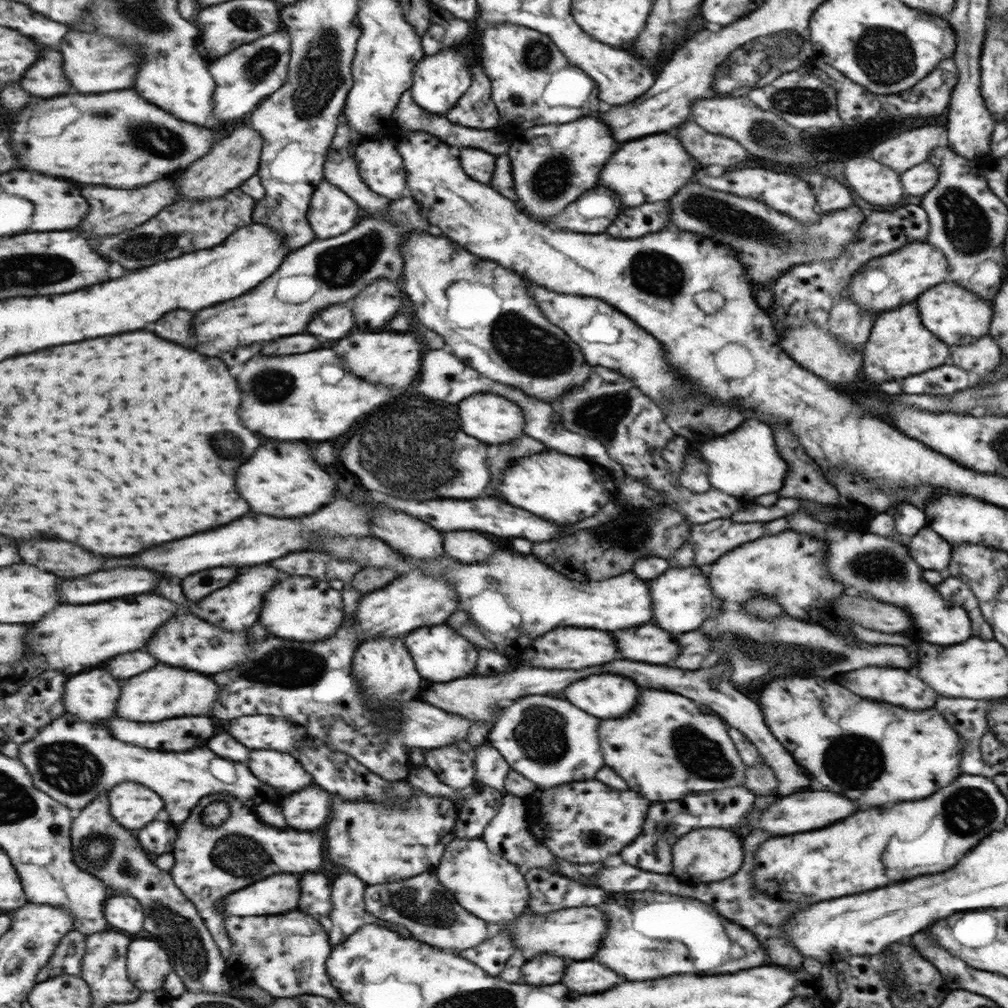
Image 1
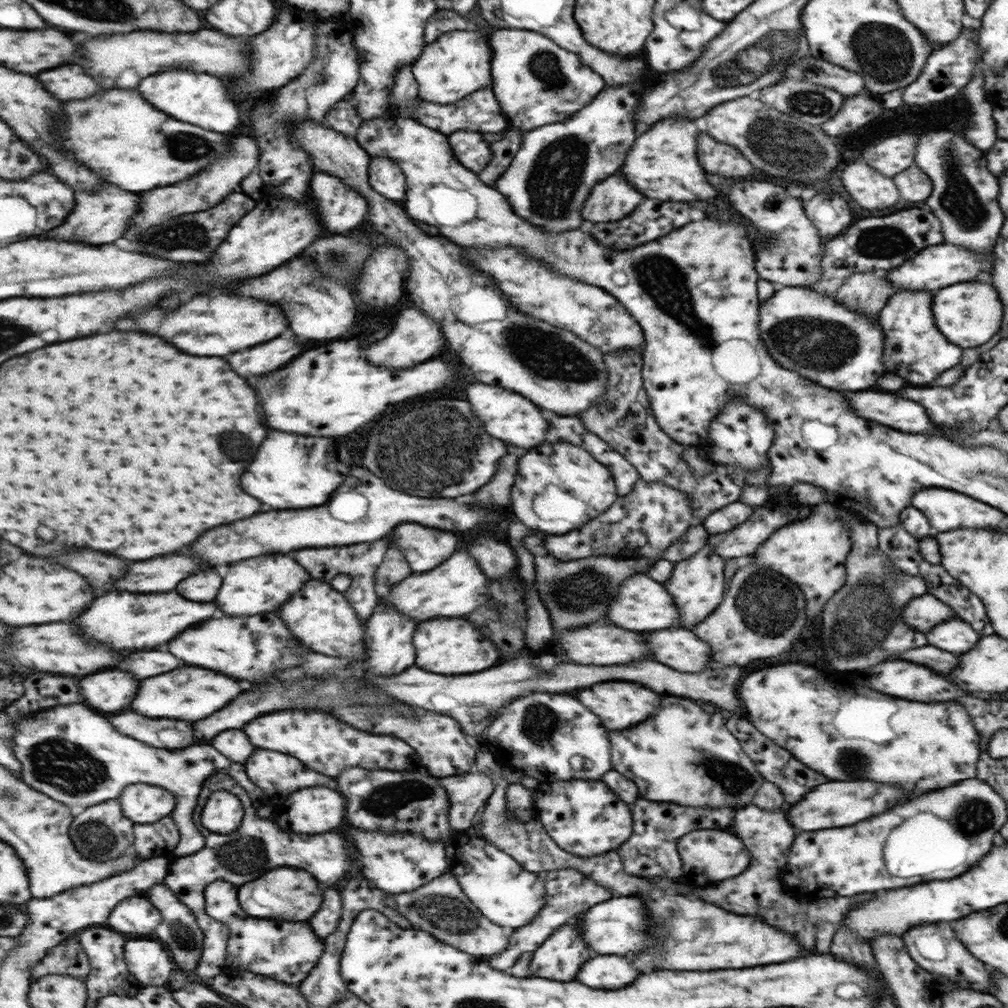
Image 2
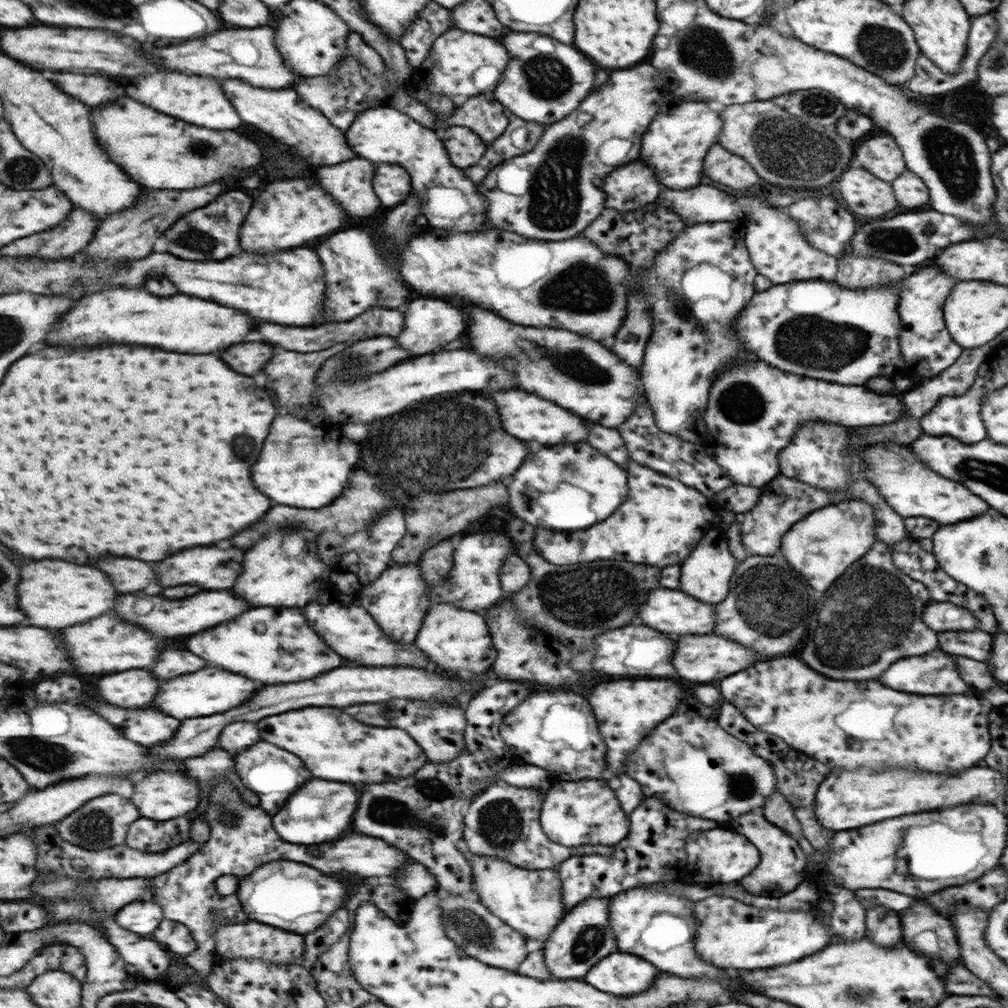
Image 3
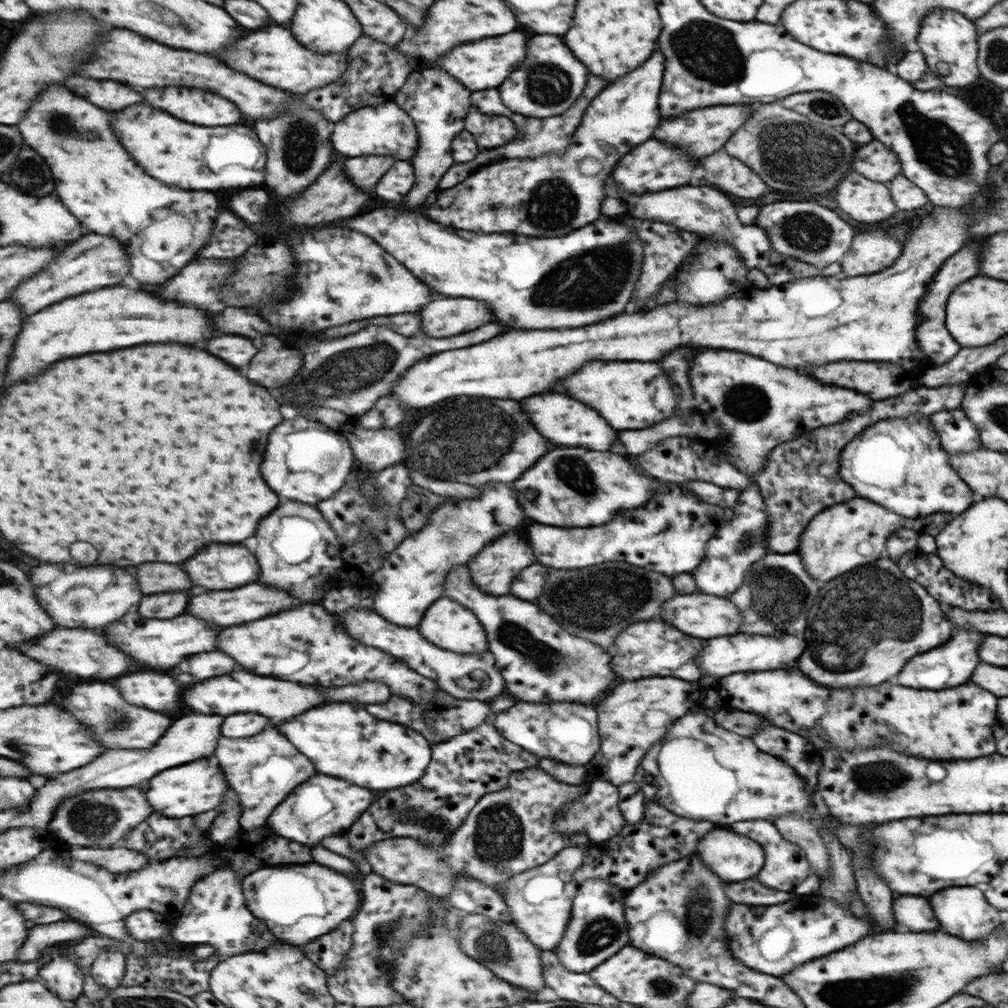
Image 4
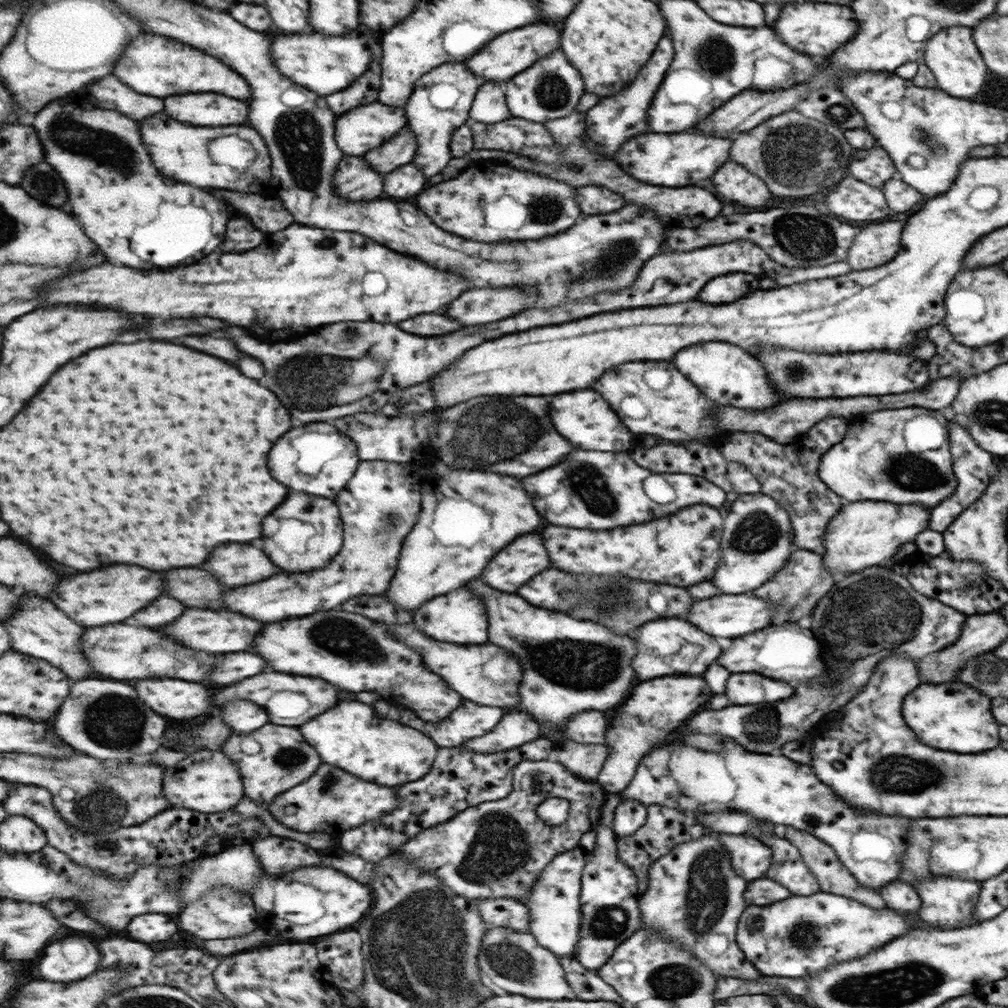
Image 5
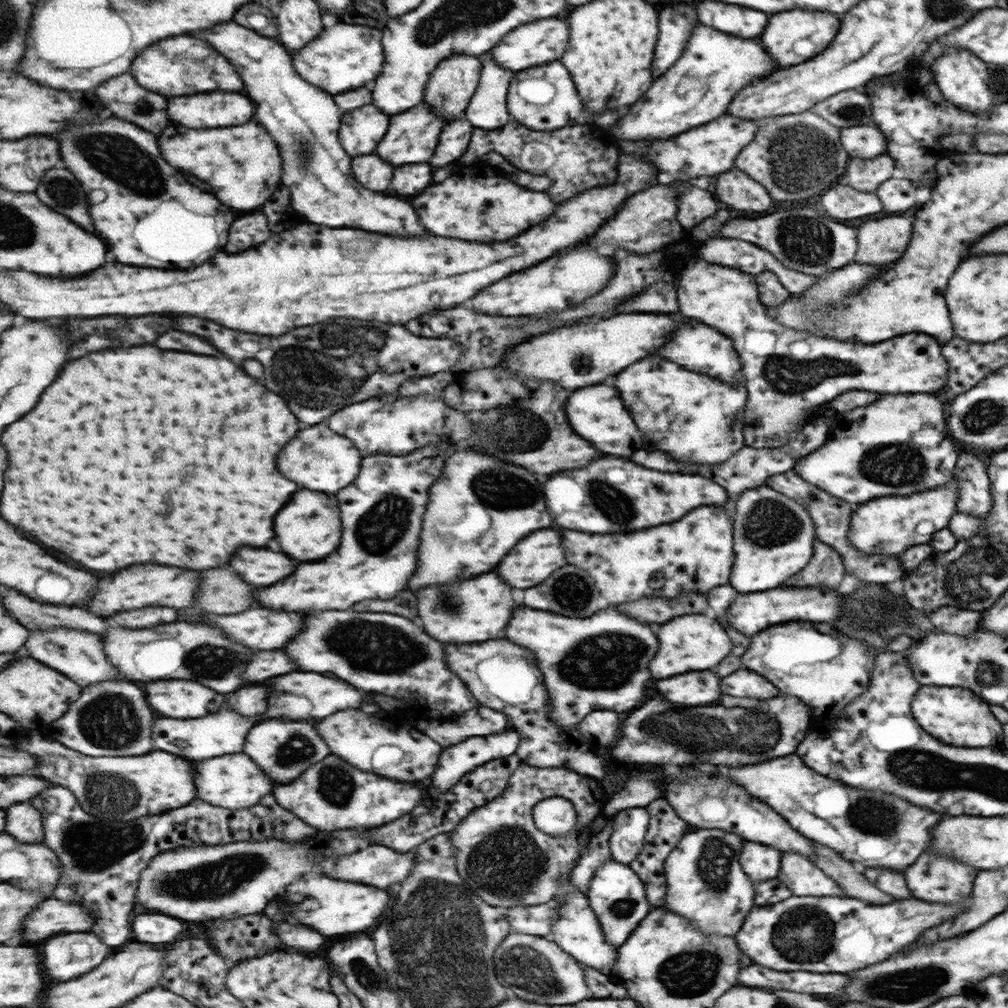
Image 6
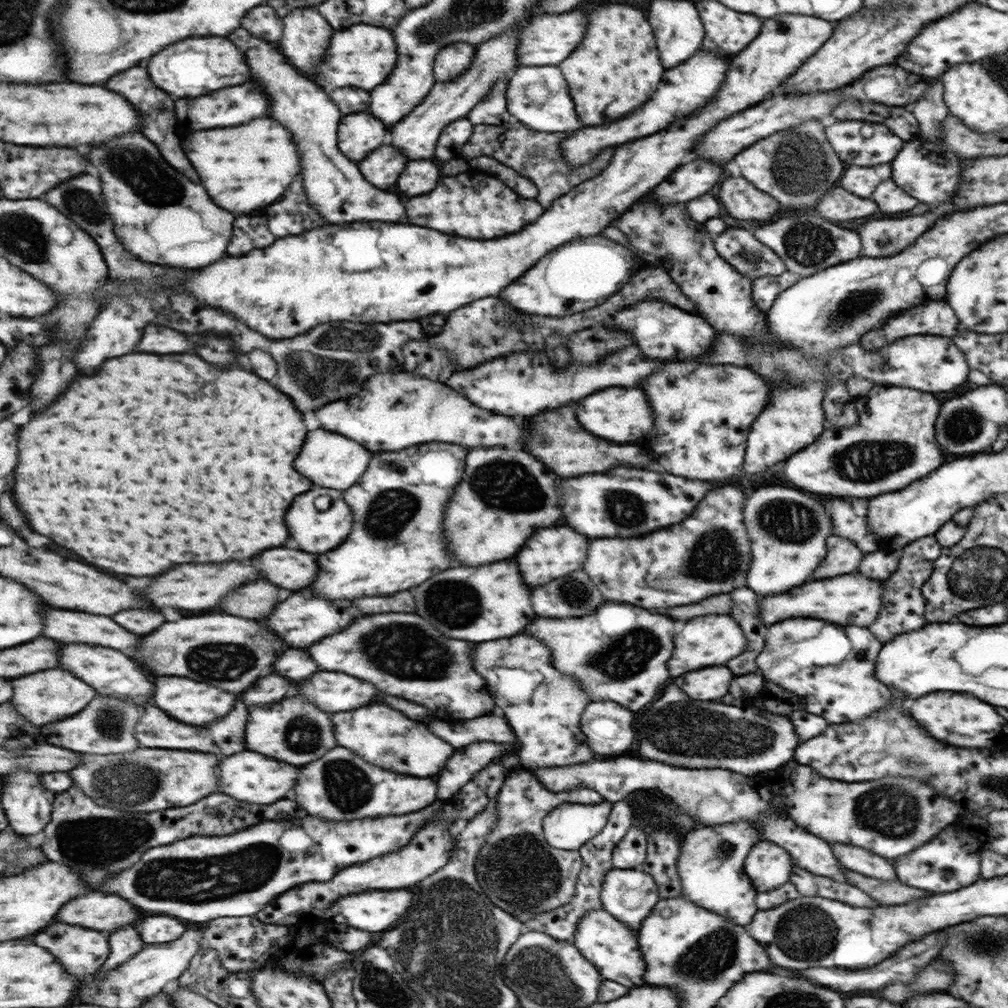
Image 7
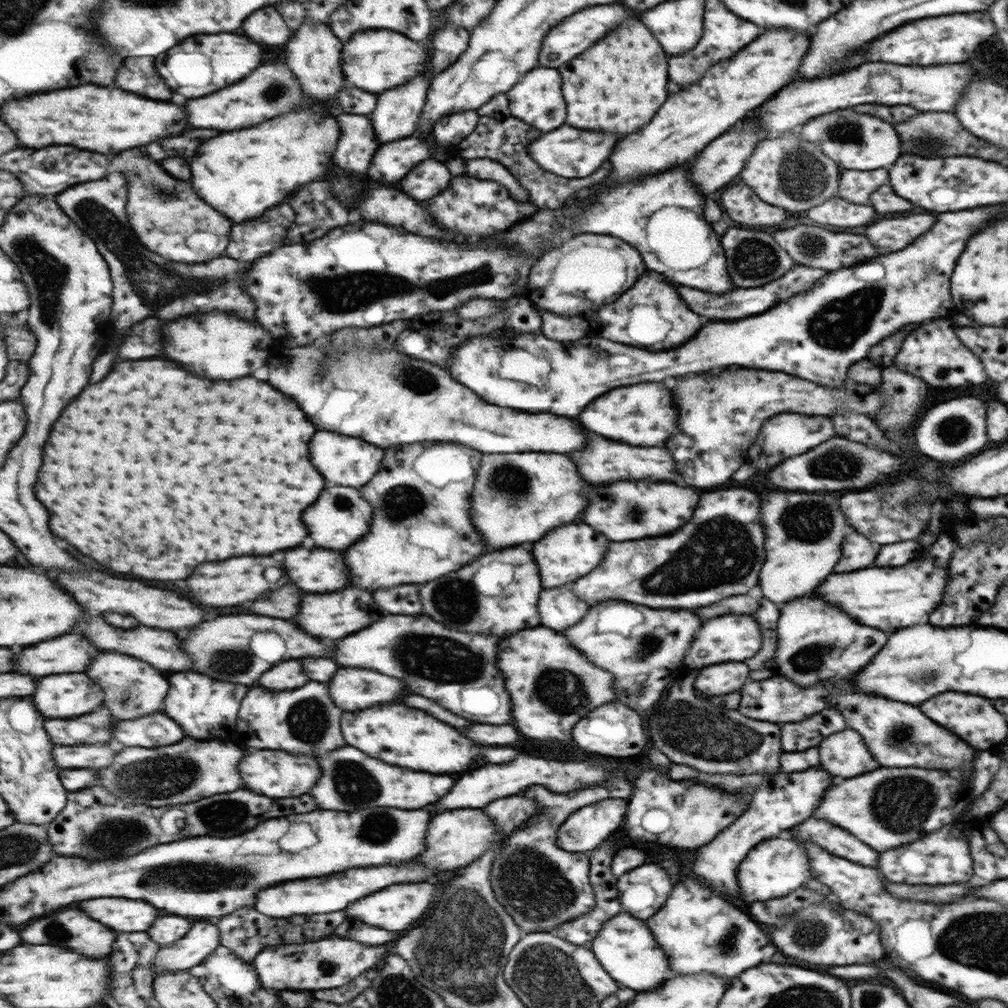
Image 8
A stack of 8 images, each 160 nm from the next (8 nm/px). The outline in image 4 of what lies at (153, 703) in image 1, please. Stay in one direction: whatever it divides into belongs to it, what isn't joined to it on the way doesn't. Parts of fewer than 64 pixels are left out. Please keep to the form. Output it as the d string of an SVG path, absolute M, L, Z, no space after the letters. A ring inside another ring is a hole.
M231 672L225 676L215 676L207 678L199 684L193 684L187 688L187 700L183 700L187 708L203 714L219 714L219 716L231 716L235 712L259 712L263 716L269 716L275 724L301 716L303 712L311 708L319 708L325 704L325 698L319 694L319 688L315 690L313 686L297 684L297 682L287 682L287 680L275 680L275 678L265 678L257 676L251 672Z

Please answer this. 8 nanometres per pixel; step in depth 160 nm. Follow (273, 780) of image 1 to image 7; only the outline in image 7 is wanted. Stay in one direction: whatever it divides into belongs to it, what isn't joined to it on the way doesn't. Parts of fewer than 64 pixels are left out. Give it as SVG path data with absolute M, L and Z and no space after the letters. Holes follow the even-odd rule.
M285 698L279 704L251 708L245 736L247 750L263 752L265 756L275 756L277 760L289 762L293 766L303 766L323 758L329 750L337 748L337 740L333 734L331 714L321 712L315 704L303 698Z

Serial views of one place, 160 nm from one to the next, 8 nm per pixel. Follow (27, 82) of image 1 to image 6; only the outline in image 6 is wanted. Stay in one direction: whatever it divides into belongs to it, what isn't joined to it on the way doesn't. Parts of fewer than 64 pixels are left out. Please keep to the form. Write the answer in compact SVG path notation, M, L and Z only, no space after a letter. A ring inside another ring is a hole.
M131 74L107 80L107 84L97 88L97 94L111 112L149 132L161 134L169 126L167 96L145 90Z

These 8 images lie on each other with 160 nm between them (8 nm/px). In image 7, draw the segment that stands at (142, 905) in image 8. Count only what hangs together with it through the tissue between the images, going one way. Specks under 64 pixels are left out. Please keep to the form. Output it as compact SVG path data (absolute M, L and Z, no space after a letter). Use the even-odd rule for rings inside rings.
M91 892L87 896L77 897L61 908L53 922L77 924L95 930L115 932L123 926L129 926L141 918L141 912L129 904L125 898L107 896L103 892Z

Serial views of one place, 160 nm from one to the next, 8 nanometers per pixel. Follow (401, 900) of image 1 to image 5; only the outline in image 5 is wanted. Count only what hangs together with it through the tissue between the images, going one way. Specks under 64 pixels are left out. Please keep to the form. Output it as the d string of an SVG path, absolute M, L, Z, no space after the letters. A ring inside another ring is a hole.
M490 926L484 936L483 952L479 952L479 968L487 982L511 994L521 994L535 1000L571 1000L574 992L565 979L561 961L550 949L543 948L531 933L519 932L512 928Z

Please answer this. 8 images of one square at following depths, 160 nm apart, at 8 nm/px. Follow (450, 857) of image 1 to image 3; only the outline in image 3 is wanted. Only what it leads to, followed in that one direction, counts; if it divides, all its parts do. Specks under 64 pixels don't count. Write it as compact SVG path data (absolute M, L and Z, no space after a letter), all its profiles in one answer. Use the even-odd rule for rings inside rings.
M464 840L459 842L459 849L474 868L474 887L482 903L523 937L543 944L565 914L561 879L555 869L527 870L505 860L475 856Z

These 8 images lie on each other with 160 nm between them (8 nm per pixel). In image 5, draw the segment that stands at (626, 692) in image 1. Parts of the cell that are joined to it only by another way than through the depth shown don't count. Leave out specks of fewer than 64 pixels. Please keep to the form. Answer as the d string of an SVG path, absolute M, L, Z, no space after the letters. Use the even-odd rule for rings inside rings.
M663 676L639 682L639 688L635 688L635 696L623 702L621 708L615 708L615 712L611 714L611 722L604 732L604 745L609 746L611 754L603 761L595 781L607 793L622 792L634 778L634 772L645 752L653 744L661 744L661 740L669 732L673 732L681 720L703 706L709 698L711 692L699 676Z

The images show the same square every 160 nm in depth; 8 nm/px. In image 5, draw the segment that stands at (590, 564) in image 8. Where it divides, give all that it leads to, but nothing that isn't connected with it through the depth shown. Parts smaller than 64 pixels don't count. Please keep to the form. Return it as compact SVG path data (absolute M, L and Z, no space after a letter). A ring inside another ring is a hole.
M539 534L519 536L511 548L505 548L483 571L482 578L492 588L503 592L517 592L525 580L549 566Z

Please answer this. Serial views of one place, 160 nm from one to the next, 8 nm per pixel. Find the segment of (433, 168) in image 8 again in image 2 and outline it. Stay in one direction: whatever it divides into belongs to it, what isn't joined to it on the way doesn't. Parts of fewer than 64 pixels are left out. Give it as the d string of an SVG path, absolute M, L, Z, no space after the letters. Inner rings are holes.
M384 156L371 157L370 183L379 194L388 199L405 202L406 174L399 167L399 164L391 159Z

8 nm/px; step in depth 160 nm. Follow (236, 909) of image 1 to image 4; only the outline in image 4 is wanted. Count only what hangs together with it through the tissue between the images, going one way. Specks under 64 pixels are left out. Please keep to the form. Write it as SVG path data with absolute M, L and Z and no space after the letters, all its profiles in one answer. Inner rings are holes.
M315 862L260 868L244 878L242 887L249 910L265 920L277 938L297 946L334 931L357 914L362 902L362 891L351 878Z

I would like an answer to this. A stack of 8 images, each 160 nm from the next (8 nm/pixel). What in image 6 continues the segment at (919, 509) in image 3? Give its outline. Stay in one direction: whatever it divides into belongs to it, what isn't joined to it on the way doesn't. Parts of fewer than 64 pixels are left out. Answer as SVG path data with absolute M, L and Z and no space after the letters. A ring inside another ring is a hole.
M883 394L875 404L854 408L853 410L848 410L838 416L834 416L823 444L819 448L815 448L813 452L800 458L793 469L796 470L804 481L814 484L817 488L823 489L827 493L831 493L831 496L839 496L841 500L845 500L848 503L857 502L854 506L860 505L861 502L869 502L871 498L879 498L882 496L907 496L914 492L923 492L949 482L952 477L951 470L953 470L953 466L956 466L955 460L958 460L958 456L955 454L955 446L953 446L953 442L949 440L949 436L947 436L947 432L945 432L945 423L946 418L943 418L943 404L939 404L939 402L933 398L933 394Z

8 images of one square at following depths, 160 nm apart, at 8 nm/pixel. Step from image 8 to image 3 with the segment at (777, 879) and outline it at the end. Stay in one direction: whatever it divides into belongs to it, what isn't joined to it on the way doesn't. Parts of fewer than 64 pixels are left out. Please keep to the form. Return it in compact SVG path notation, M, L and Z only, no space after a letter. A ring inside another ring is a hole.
M721 828L707 830L707 832L692 832L684 840L684 851L687 854L688 870L691 874L699 876L704 874L707 880L715 880L716 883L735 883L739 878L747 876L759 862L759 854L755 850L754 844L749 844L741 833L727 832Z

